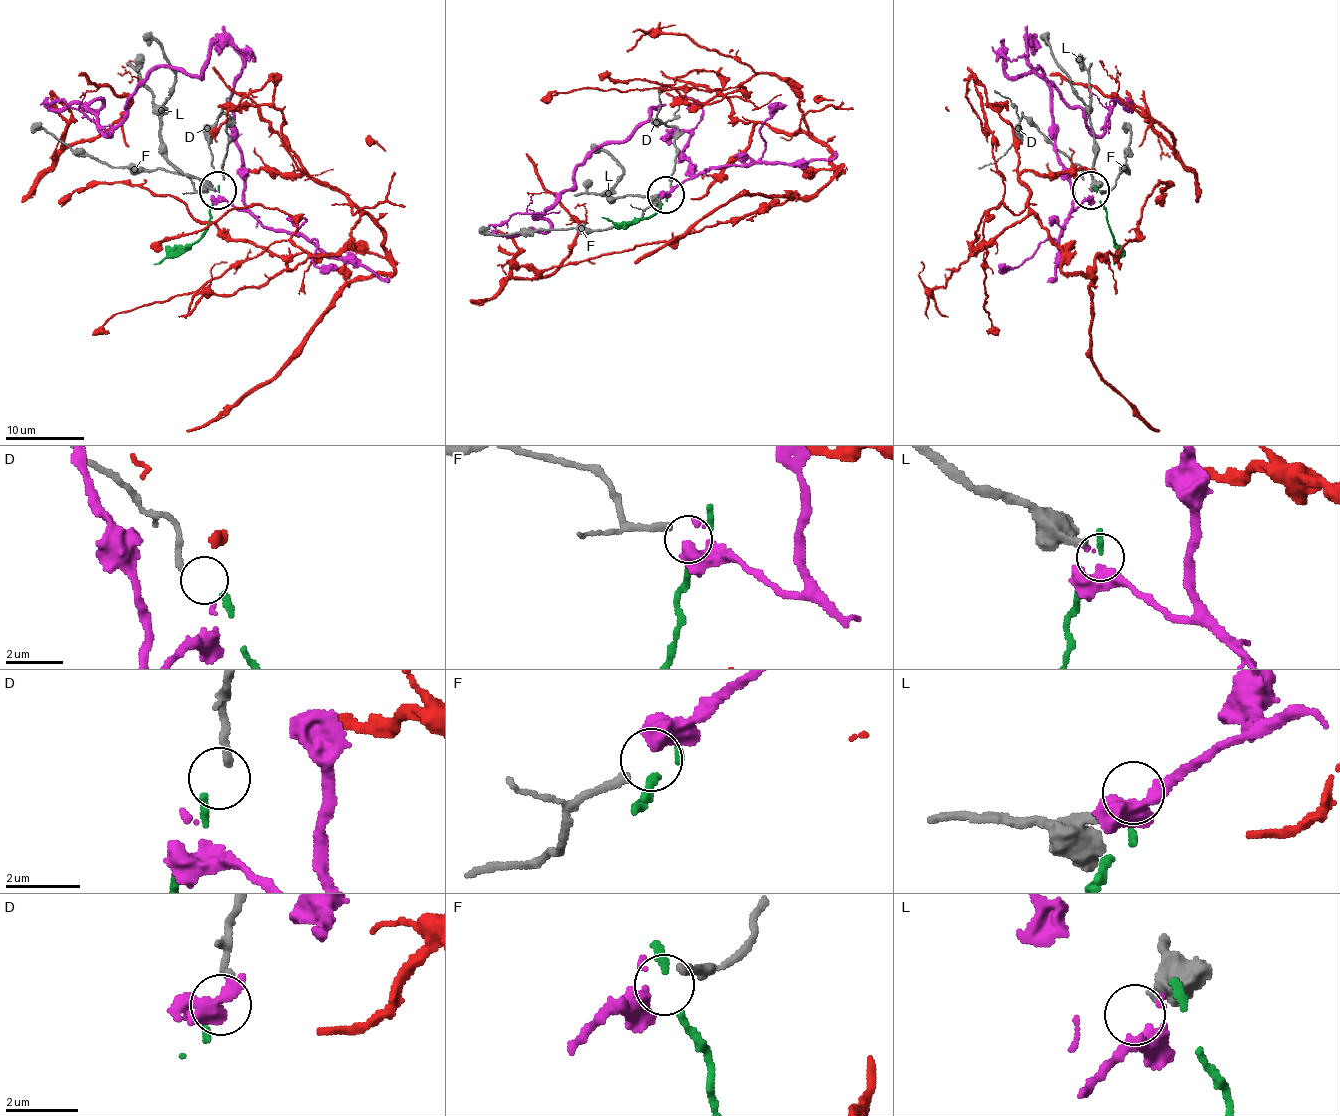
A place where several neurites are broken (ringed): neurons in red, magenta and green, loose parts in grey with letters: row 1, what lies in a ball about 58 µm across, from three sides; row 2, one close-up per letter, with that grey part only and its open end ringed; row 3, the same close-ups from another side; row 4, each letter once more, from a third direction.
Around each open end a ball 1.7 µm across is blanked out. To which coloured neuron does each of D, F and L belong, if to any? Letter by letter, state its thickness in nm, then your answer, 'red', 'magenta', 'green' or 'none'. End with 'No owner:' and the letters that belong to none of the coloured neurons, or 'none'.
D: 200 nm | green
F: 240 nm | magenta
L: 280 nm | none
No owner: L

